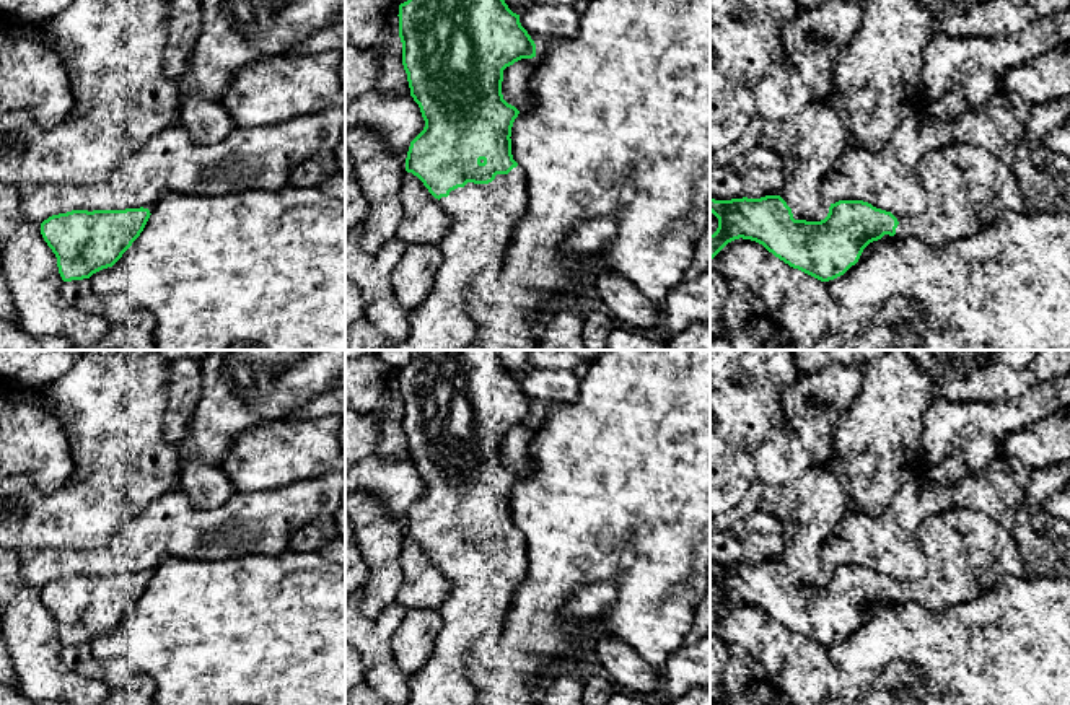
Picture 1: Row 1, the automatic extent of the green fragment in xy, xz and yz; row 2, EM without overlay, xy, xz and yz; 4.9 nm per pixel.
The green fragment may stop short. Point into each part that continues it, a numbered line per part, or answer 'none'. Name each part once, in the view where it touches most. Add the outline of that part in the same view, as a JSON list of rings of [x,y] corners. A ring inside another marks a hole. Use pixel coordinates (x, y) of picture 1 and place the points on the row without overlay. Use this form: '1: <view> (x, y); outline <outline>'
1: xz (484, 582); outline [[[518,529],[489,549],[467,547],[438,567],[453,588],[438,609],[441,630],[430,659],[407,676],[404,705],[474,705],[467,656],[479,638],[500,630],[528,575],[526,537]]]

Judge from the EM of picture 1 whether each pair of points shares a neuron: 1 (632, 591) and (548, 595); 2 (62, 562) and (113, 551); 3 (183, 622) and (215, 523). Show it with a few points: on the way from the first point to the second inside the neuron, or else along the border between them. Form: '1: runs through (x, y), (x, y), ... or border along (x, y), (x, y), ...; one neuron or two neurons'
1: runs through (652, 552), (652, 539), (624, 523), (583, 556); one neuron
2: runs through (75, 562), (100, 560); one neuron
3: border along (166, 554), (188, 559), (241, 557); two neurons

